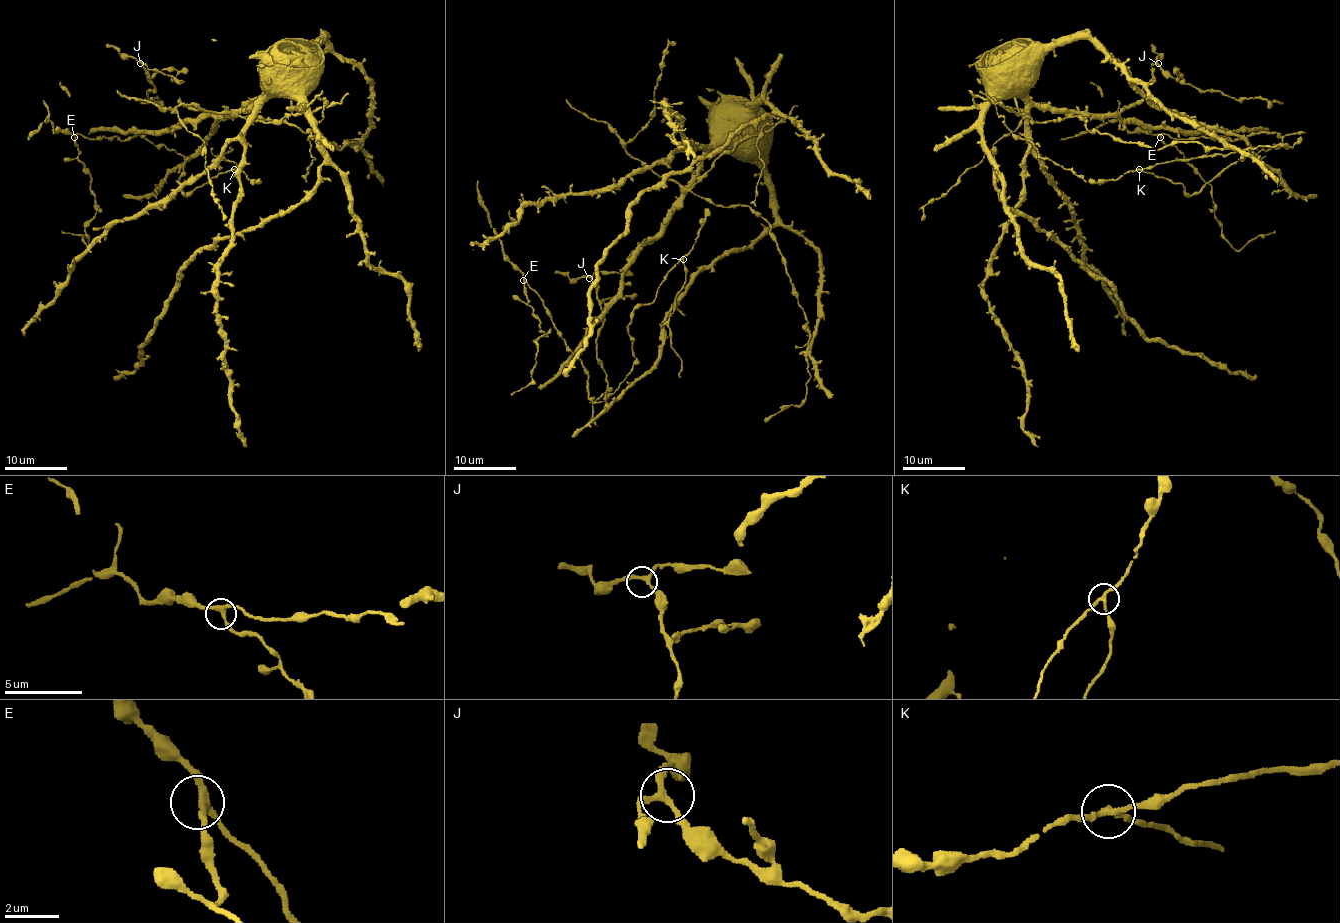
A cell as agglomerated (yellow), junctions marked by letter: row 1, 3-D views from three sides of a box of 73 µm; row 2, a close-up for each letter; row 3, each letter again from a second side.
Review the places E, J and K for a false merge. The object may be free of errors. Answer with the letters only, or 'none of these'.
K

